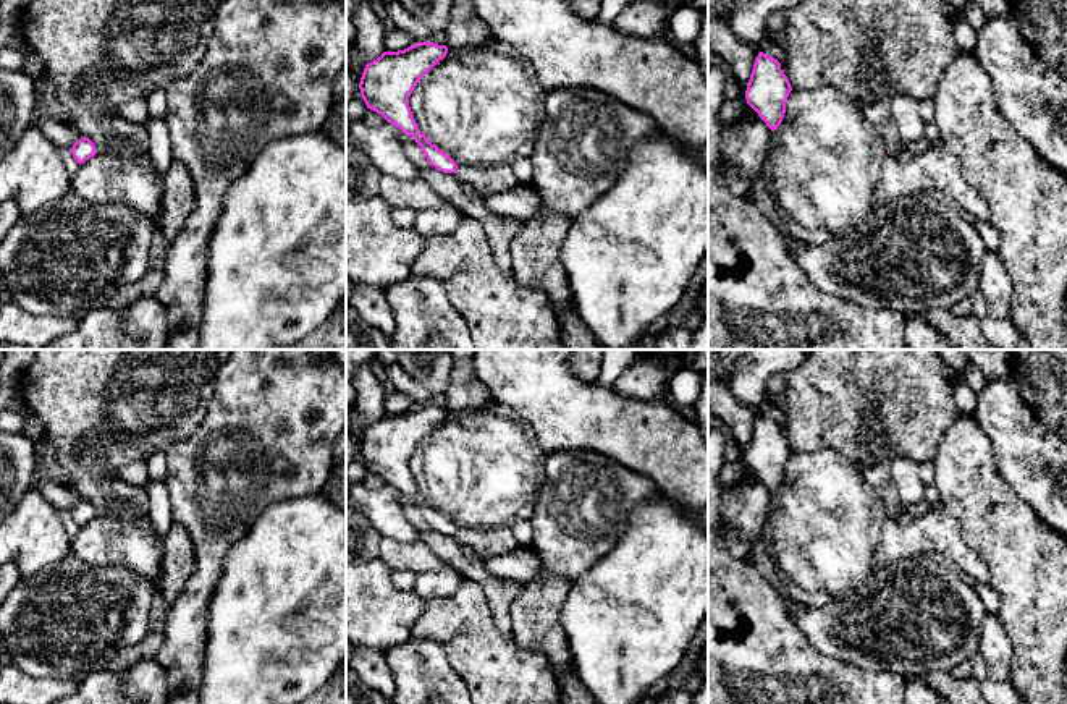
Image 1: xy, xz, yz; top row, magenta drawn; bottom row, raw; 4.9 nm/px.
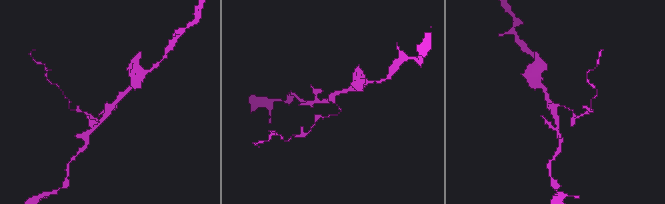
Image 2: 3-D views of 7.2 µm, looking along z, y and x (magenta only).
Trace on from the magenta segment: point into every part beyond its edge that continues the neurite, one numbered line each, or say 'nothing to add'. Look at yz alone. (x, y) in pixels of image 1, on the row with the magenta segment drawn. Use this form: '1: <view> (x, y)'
nothing to add

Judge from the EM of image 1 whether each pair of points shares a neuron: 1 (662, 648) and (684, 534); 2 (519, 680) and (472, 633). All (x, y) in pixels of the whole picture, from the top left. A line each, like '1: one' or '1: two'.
1: one
2: one

